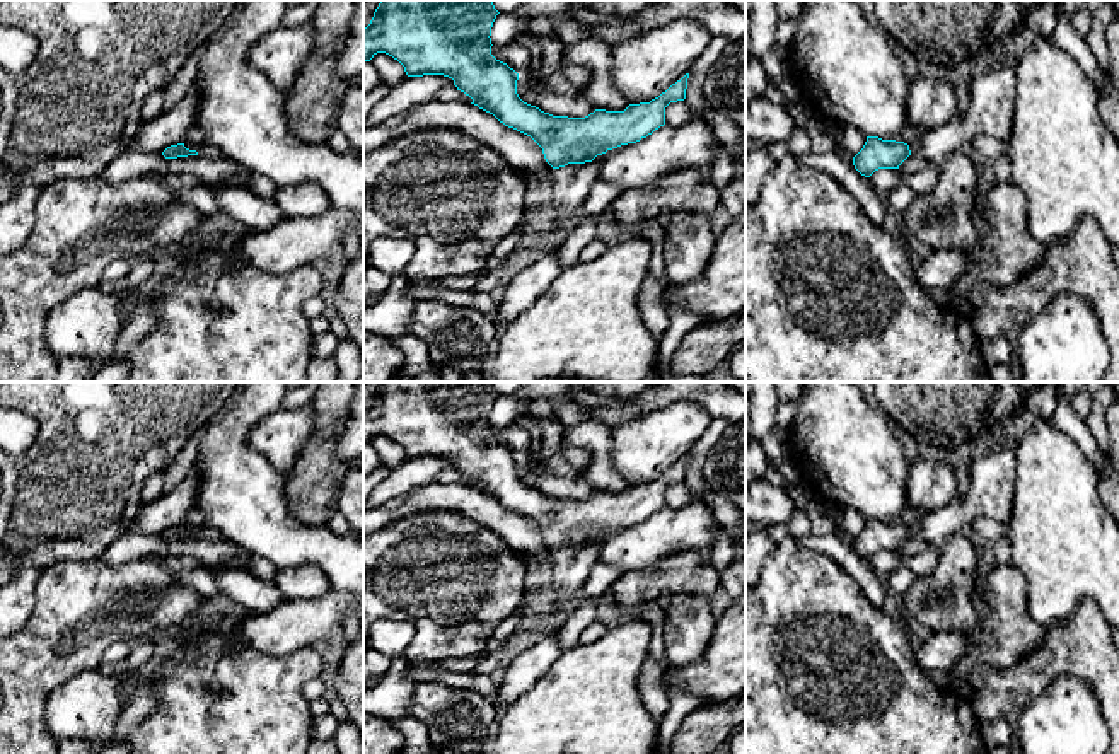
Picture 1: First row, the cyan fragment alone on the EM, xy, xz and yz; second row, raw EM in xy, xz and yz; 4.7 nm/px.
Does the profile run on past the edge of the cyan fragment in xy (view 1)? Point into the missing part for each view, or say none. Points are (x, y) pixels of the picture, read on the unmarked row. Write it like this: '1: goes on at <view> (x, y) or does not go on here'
1: goes on at xy (205, 531)

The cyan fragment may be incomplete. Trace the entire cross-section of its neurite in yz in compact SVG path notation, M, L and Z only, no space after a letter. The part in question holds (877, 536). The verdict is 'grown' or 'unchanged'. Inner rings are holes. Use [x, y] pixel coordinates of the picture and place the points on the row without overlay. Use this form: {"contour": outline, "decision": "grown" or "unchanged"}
{"contour": "M994 440L972 455L969 486L940 510L923 515L911 527L896 522L867 519L863 531L853 539L855 551L870 560L878 551L899 551L913 536L928 546L942 548L954 534L969 532L979 517L1008 524L1013 508L1015 444Z", "decision": "grown"}

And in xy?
{"contour": "M203 524L200 527L193 527L193 525L177 525L177 527L171 527L167 529L162 537L165 541L177 541L177 539L188 539L188 537L203 537L203 539L217 539L220 537L218 532L215 529L212 529L208 524Z", "decision": "grown"}

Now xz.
{"contour": "M382 382L370 406L363 409L363 444L386 435L404 449L408 459L449 459L457 473L473 481L471 486L531 519L553 549L551 585L560 606L561 626L568 612L583 599L582 589L590 568L599 561L599 548L594 541L621 527L636 525L664 508L665 490L686 481L689 455L650 484L629 486L624 493L595 491L585 500L553 498L524 484L517 476L519 455L491 437L490 418L498 396L491 382Z", "decision": "grown"}

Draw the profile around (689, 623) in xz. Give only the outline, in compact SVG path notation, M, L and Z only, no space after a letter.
M674 594L664 624L667 664L679 667L701 658L711 641L715 621L708 599Z

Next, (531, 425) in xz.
M522 415L517 425L524 426L531 435L531 449L539 452L542 449L542 428L541 423L531 416Z

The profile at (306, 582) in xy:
M312 565L276 570L275 585L285 600L319 599L331 590L326 575Z

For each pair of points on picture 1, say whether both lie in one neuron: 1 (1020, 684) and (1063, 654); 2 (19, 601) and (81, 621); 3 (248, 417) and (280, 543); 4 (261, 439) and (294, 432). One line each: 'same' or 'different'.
1: same
2: different
3: same
4: same

